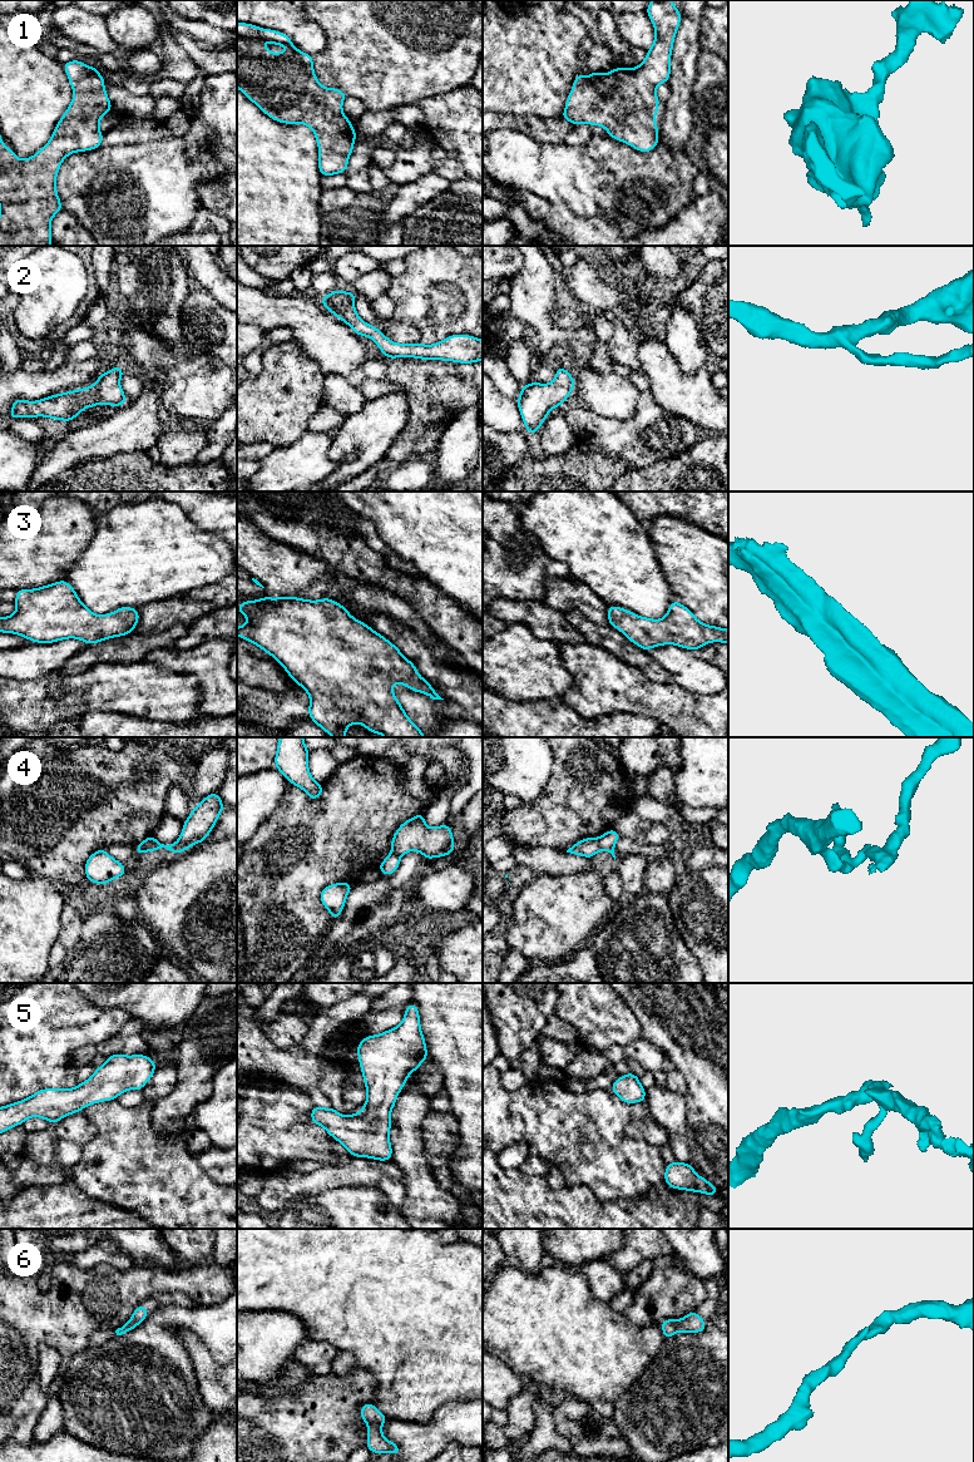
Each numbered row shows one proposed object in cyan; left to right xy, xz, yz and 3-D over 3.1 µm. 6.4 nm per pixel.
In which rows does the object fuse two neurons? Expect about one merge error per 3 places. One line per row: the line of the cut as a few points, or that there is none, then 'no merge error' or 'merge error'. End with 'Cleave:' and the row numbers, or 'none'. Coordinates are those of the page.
1: no cut | no merge error
2: no cut | no merge error
3: no cut | no merge error
4: xy (151, 836), (146, 850) | merge error
5: no cut | no merge error
6: no cut | no merge error
Cleave: 4

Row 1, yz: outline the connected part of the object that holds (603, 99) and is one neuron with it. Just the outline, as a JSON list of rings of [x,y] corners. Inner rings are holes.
[[[652,0],[646,13],[654,26],[654,41],[647,50],[646,59],[638,66],[632,69],[614,66],[610,73],[592,71],[587,78],[579,71],[573,82],[572,92],[567,98],[565,108],[560,118],[574,125],[583,123],[589,125],[602,125],[613,139],[627,143],[642,153],[651,152],[659,143],[658,125],[653,120],[654,117],[658,117],[658,104],[661,103],[656,94],[656,89],[662,83],[667,83],[671,76],[671,54],[676,33],[682,19],[679,10],[673,5],[672,0]]]

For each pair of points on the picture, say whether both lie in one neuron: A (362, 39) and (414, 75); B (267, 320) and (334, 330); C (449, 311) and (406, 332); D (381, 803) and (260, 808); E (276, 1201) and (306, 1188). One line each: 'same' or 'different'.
A: same
B: same
C: different
D: different
E: same

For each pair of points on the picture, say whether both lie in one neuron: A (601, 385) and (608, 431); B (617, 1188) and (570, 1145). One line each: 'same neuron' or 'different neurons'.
A: different neurons
B: same neuron

